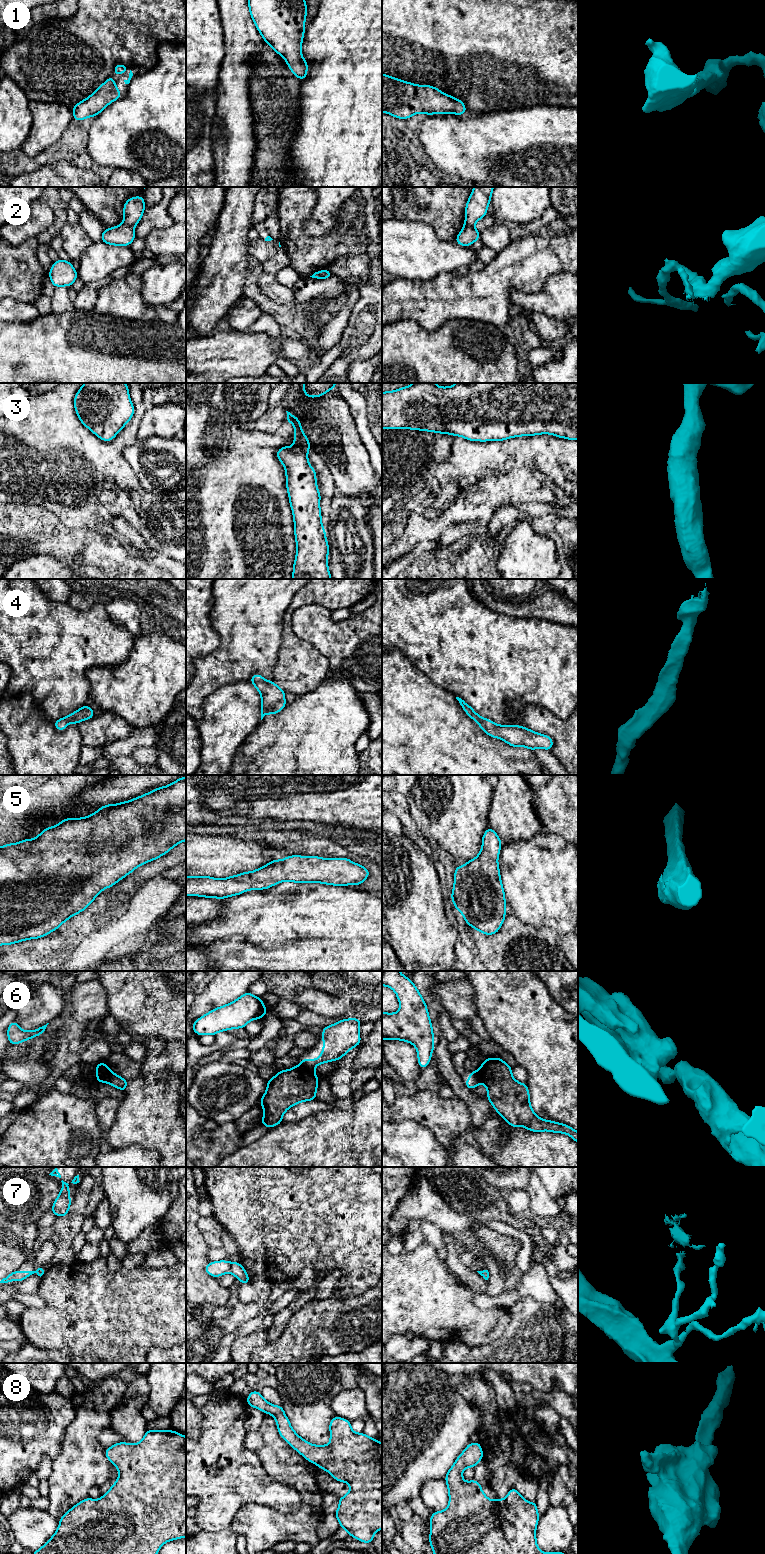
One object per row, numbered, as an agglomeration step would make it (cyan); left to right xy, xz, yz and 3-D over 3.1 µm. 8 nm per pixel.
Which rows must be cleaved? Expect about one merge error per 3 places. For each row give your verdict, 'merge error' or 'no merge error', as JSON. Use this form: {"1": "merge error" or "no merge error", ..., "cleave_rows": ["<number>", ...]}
{"1": "no merge error", "2": "merge error", "3": "no merge error", "4": "no merge error", "5": "no merge error", "6": "merge error", "7": "merge error", "8": "no merge error", "cleave_rows": ["2", "6", "7"]}

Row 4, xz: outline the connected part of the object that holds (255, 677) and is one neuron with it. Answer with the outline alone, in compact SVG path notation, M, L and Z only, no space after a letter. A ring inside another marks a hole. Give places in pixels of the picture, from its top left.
M254 674L250 681L261 694L261 720L266 714L277 714L285 708L285 691L274 680L267 681L260 674Z

